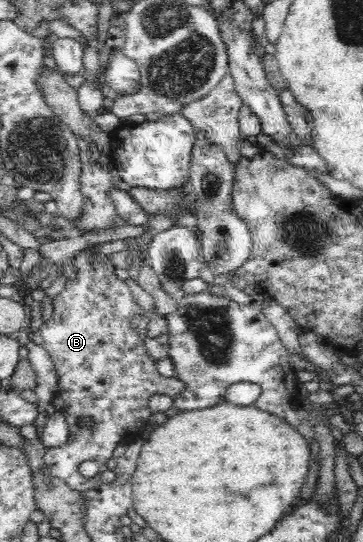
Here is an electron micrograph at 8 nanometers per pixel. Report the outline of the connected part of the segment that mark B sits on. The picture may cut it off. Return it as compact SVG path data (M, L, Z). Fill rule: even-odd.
M93 247L79 251L73 261L72 271L75 279L66 279L64 289L52 300L54 311L49 321L44 322L38 330L28 334L29 339L43 347L54 364L58 376L57 393L65 404L65 415L69 426L69 438L60 447L46 448L44 466L52 476L63 480L77 491L91 490L102 484L101 473L108 470L108 459L113 457L113 450L123 443L125 436L139 432L138 429L150 423L152 412L148 408L149 399L155 394L178 396L184 392L185 384L177 377L161 375L155 366L158 360L153 359L145 347L145 336L155 338L168 334L164 316L149 315L146 332L139 333L129 318L143 316L144 310L137 305L133 292L124 280L115 275L115 265L111 263L111 253L91 253ZM90 416L94 421L92 428L79 427L79 418ZM85 461L95 461L99 465L99 474L93 478L85 478L79 472L79 466Z

